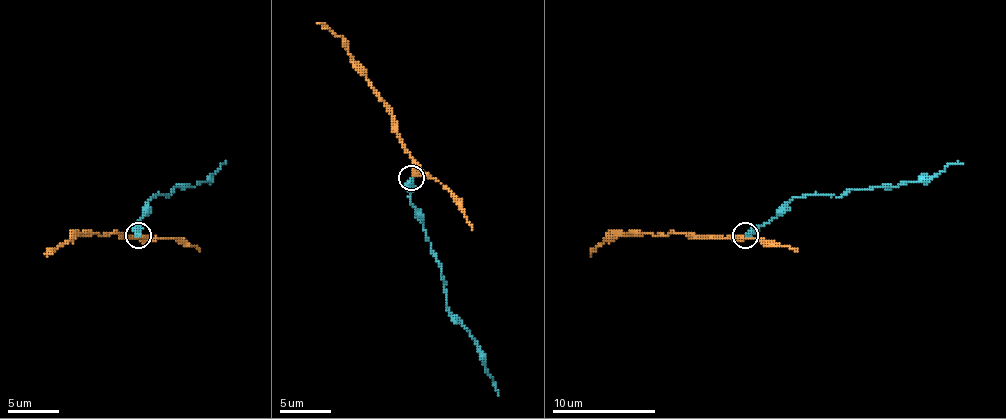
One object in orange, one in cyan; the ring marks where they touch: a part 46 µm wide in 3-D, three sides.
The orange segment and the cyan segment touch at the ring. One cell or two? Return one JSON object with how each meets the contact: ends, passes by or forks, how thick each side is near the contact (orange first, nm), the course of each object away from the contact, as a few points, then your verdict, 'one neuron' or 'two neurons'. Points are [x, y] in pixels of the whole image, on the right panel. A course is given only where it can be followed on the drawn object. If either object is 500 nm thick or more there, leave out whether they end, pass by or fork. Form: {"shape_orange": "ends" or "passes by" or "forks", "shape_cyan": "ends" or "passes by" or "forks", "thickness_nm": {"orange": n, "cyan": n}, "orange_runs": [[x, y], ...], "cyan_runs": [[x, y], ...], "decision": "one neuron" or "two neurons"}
{"shape_orange": "ends", "shape_cyan": "ends", "thickness_nm": {"orange": 360, "cyan": 400}, "orange_runs": [[743, 236], [728, 238], [676, 233], [658, 236], [627, 233], [611, 236], [591, 254]], "cyan_runs": [[746, 236], [771, 220], [795, 197], [836, 197], [852, 189], [914, 181], [939, 174], [950, 163], [963, 163]], "decision": "two neurons"}

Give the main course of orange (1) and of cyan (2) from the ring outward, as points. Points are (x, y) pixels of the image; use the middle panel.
1: (413, 176), (415, 160), (397, 132), (392, 108), (374, 90), (353, 59), (348, 44), (317, 23)
2: (410, 178), (410, 204), (441, 269), (446, 305), (477, 346), (498, 395)

